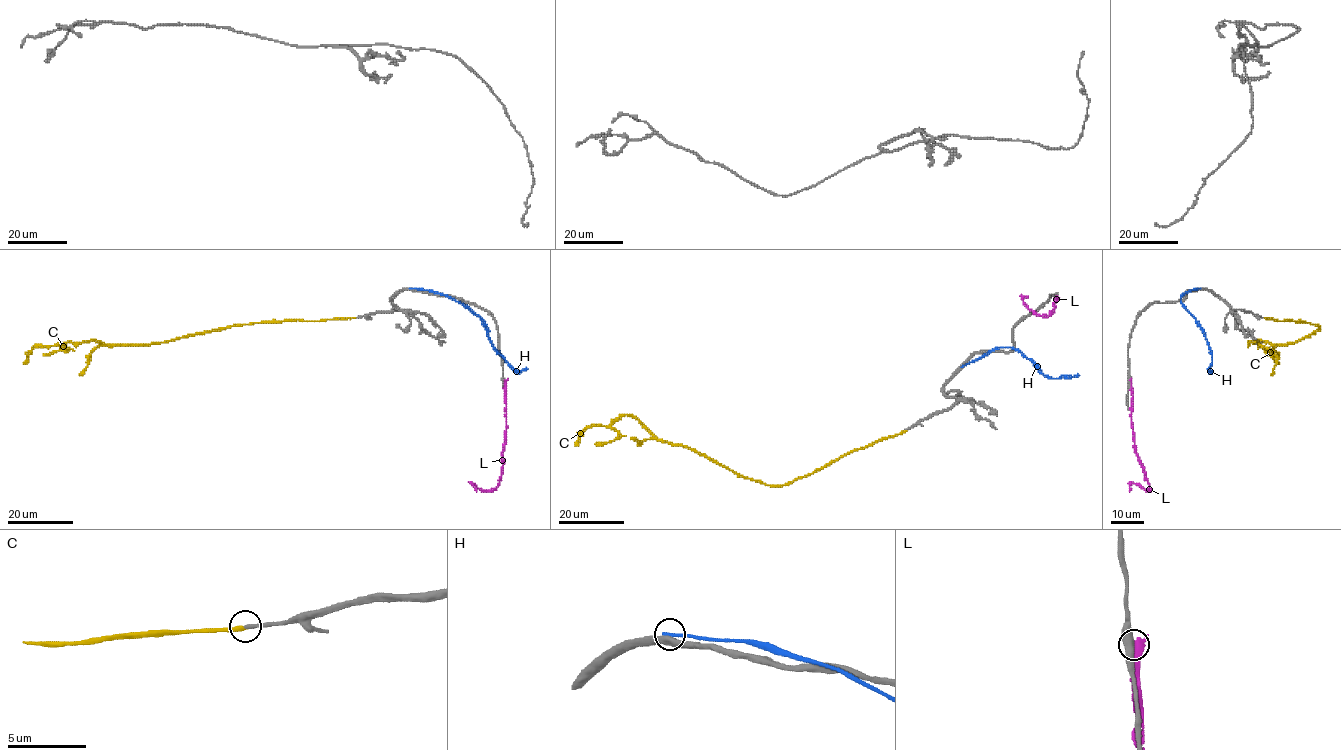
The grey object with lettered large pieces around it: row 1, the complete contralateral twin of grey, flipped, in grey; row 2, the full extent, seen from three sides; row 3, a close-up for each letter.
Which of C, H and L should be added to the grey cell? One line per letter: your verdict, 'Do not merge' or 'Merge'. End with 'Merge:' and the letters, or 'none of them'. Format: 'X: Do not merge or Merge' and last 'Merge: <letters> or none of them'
C: Merge
H: Do not merge
L: Do not merge
Merge: C

